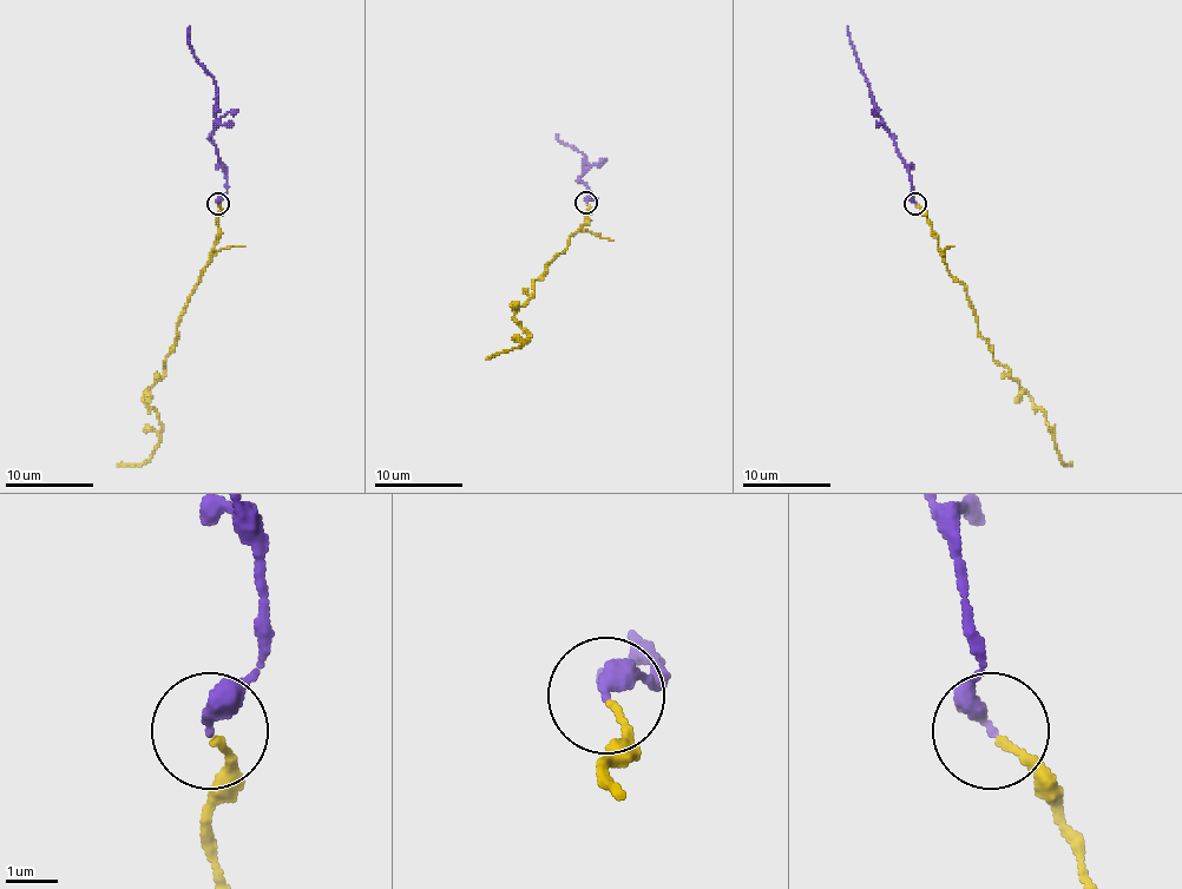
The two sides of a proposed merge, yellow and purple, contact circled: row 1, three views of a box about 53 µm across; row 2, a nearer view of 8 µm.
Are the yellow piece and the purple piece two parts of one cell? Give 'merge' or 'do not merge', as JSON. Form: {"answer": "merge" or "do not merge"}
{"answer": "merge"}

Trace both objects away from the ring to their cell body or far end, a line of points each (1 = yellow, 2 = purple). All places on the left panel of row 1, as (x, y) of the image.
1: (218, 204), (209, 262), (145, 393), (158, 417), (158, 446), (140, 463), (117, 466)
2: (218, 204), (227, 191), (227, 176), (211, 138), (216, 84), (194, 54), (189, 26)

